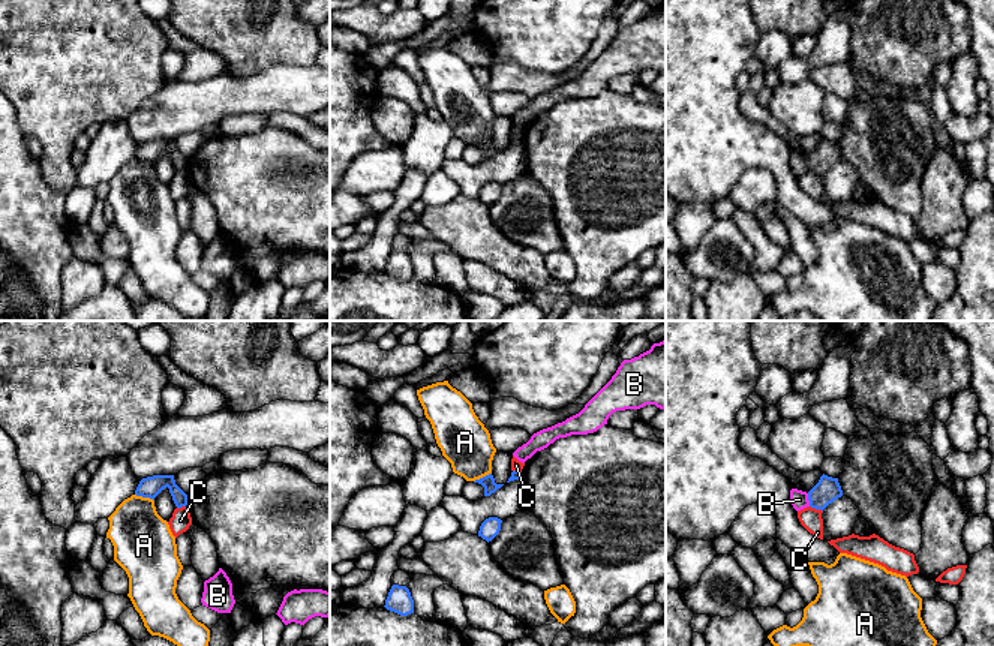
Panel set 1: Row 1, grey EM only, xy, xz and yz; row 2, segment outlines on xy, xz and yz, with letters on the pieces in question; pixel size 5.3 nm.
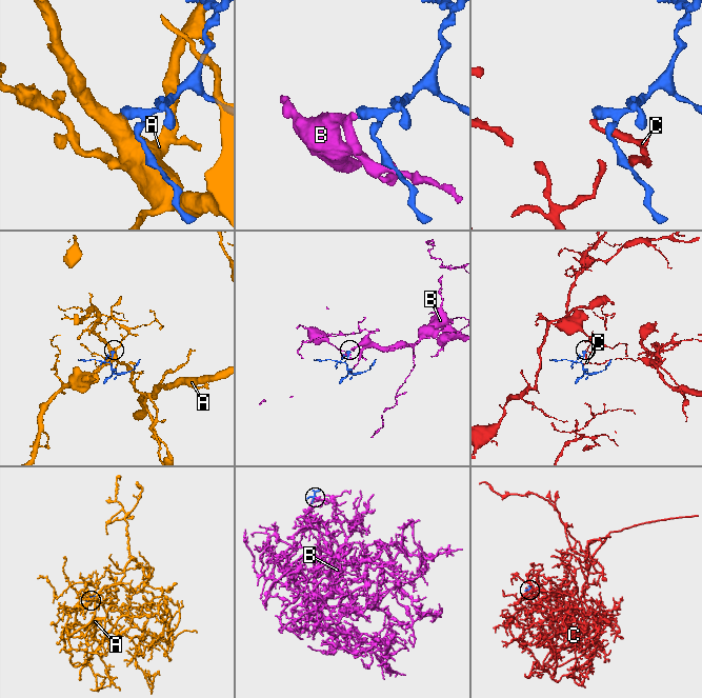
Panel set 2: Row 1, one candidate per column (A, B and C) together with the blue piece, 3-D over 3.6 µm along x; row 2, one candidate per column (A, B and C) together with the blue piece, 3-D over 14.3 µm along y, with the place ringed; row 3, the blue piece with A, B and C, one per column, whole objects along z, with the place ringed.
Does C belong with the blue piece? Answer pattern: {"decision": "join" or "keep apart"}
{"decision": "keep apart"}

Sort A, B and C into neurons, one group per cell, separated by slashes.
A / B / C

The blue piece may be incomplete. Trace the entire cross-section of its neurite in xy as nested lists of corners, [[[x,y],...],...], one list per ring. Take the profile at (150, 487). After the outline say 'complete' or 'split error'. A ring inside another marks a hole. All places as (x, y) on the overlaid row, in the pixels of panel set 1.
[[[153,475],[142,478],[135,495],[154,501],[154,498],[166,487],[169,489],[177,508],[187,505],[187,495],[175,484],[174,475]]]; complete

